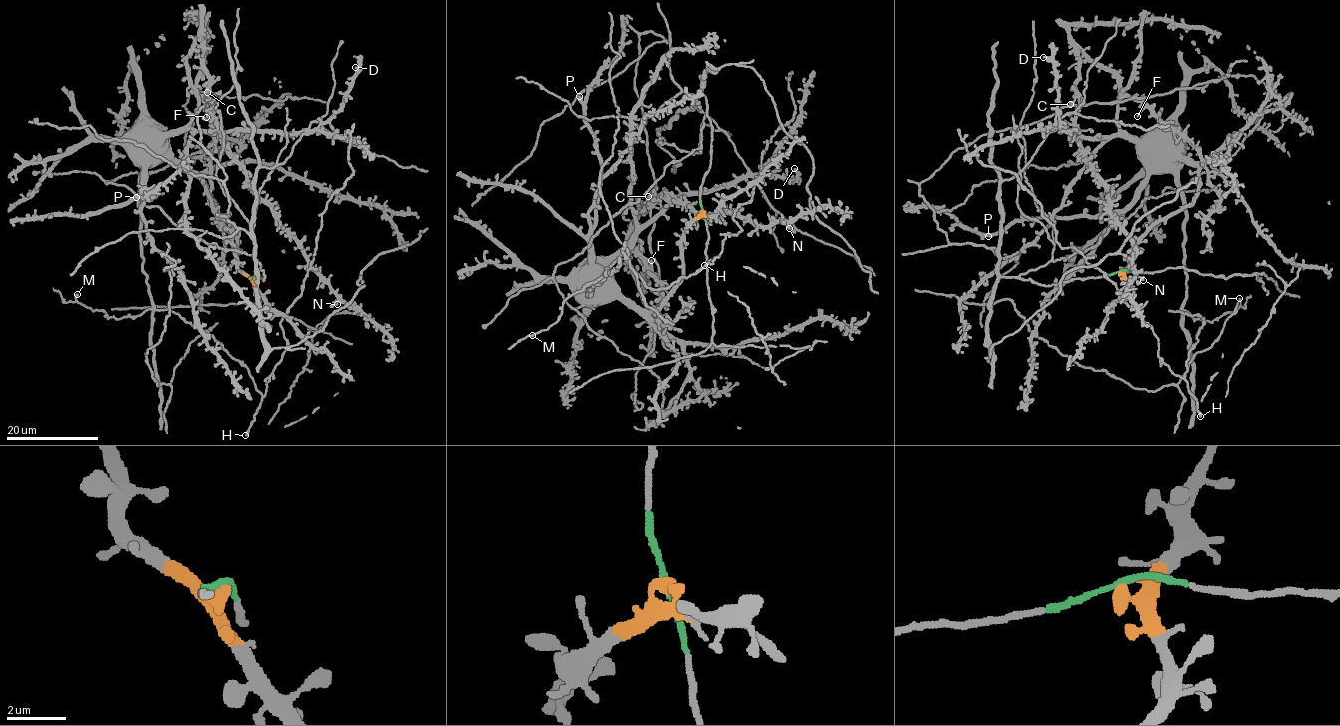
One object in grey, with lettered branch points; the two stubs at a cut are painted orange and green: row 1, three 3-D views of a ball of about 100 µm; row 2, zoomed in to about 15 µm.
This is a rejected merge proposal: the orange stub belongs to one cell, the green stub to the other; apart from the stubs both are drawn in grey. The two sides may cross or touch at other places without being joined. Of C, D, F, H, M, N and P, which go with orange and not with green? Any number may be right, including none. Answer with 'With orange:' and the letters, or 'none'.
With orange: D, H, M, P

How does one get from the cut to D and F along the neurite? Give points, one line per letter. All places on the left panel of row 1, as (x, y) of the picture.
D: (253, 277), (238, 268), (232, 226), (164, 138), (194, 128), (314, 132), (340, 107), (355, 67)
F: (253, 277), (264, 280), (254, 240), (228, 218), (226, 174), (201, 144), (195, 115), (214, 96), (206, 117)

